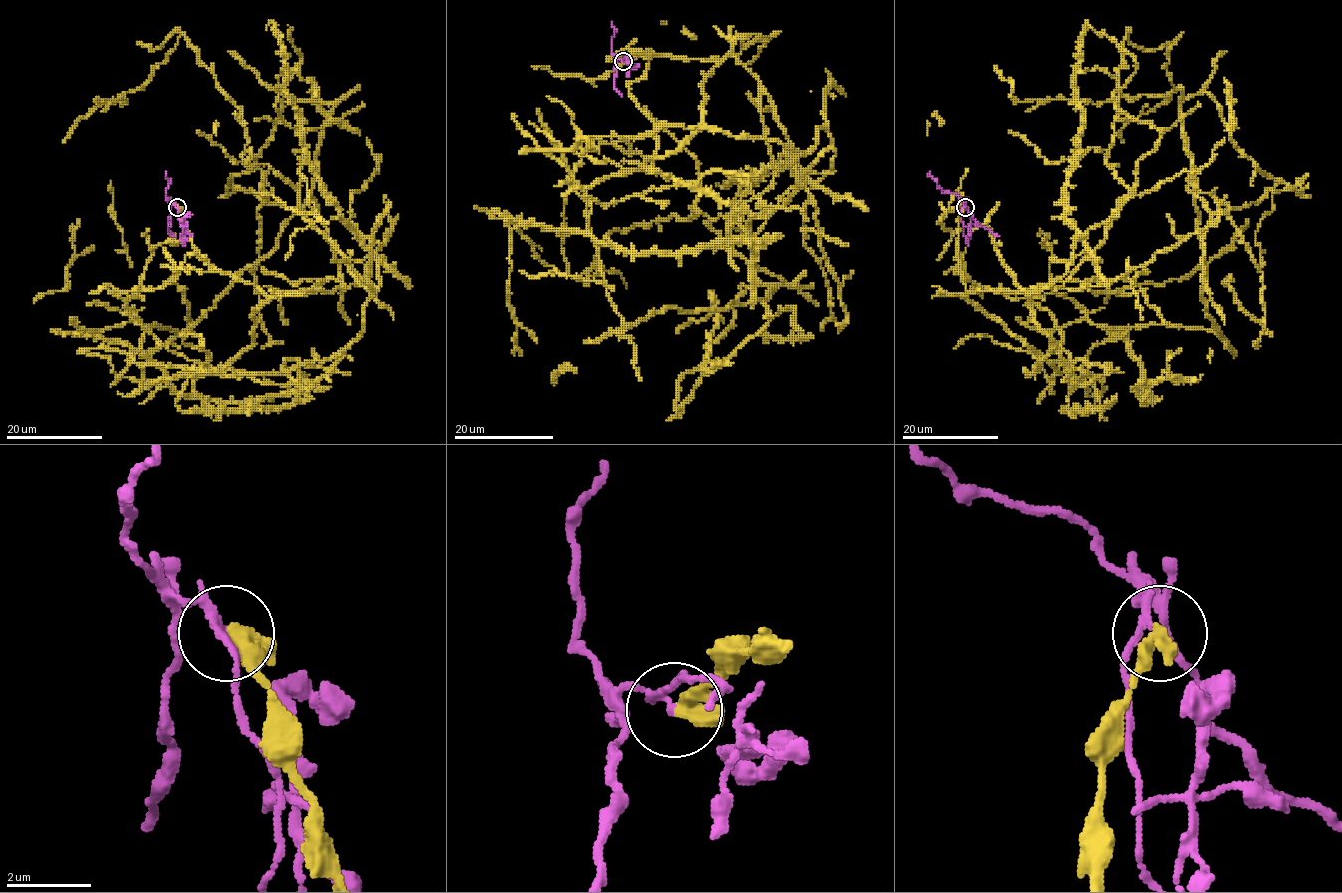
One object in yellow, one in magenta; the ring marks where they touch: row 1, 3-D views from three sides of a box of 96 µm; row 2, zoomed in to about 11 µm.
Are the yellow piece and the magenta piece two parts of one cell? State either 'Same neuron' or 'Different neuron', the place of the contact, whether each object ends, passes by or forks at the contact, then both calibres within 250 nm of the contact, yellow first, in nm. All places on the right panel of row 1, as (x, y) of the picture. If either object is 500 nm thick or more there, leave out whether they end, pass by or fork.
Different neuron. Place: (965, 207). At the ring yellow passes by. At the ring magenta forks. Thickness 320 nm (yellow) against 140 nm

